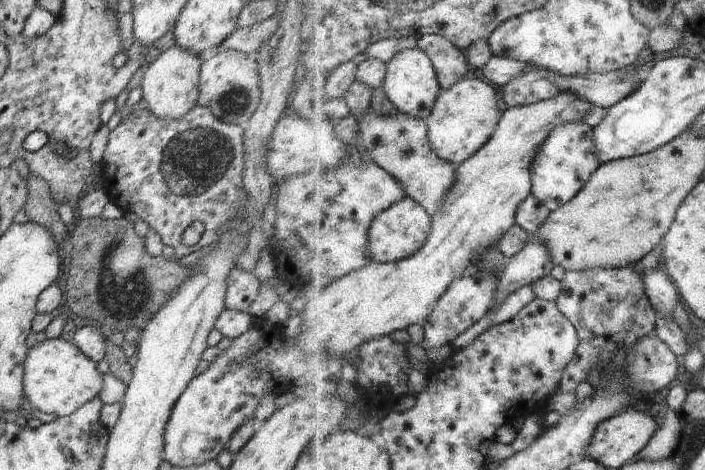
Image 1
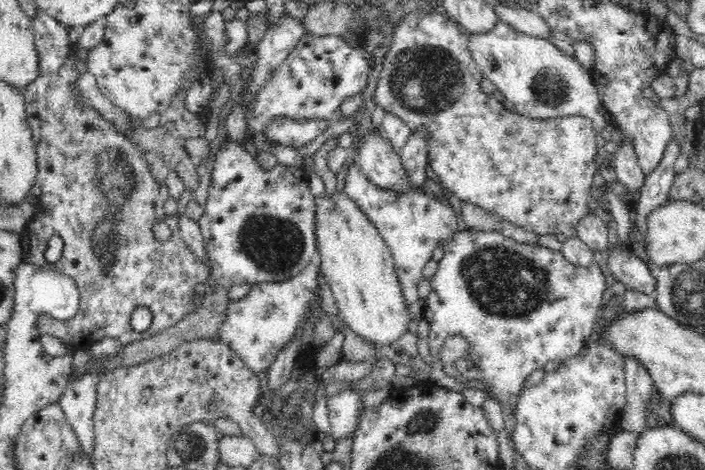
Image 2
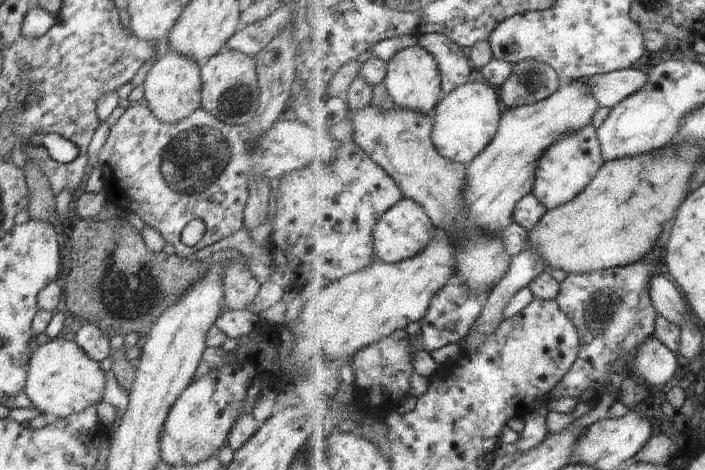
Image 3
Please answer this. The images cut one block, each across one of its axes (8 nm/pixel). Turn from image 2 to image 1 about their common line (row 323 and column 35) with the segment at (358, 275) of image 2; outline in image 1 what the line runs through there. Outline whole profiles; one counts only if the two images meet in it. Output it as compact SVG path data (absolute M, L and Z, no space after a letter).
M61 336L36 343L28 350L24 360L24 396L32 408L65 417L90 400L98 398L103 385L103 374L97 370L97 363L82 354L70 337Z

